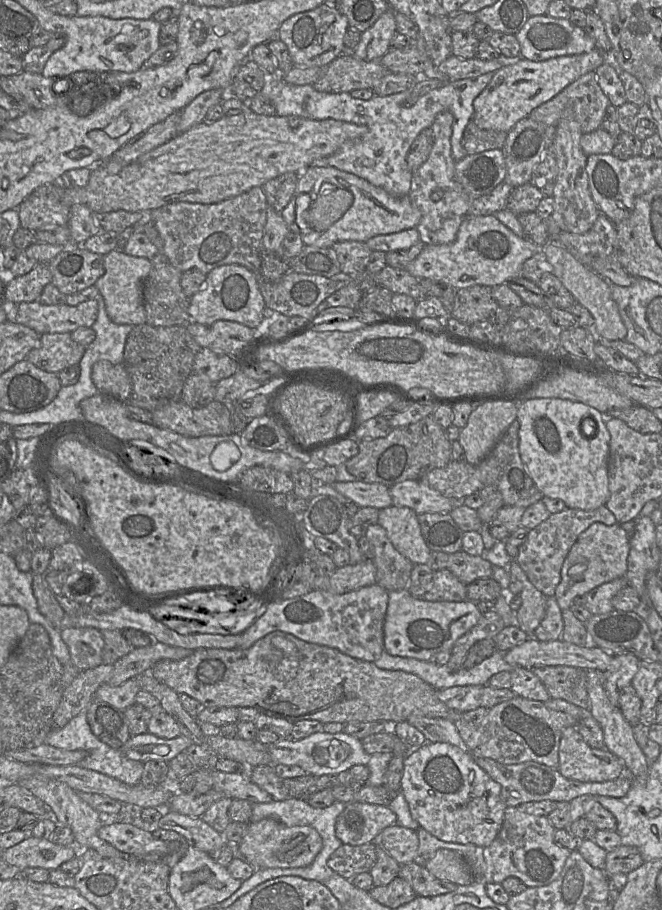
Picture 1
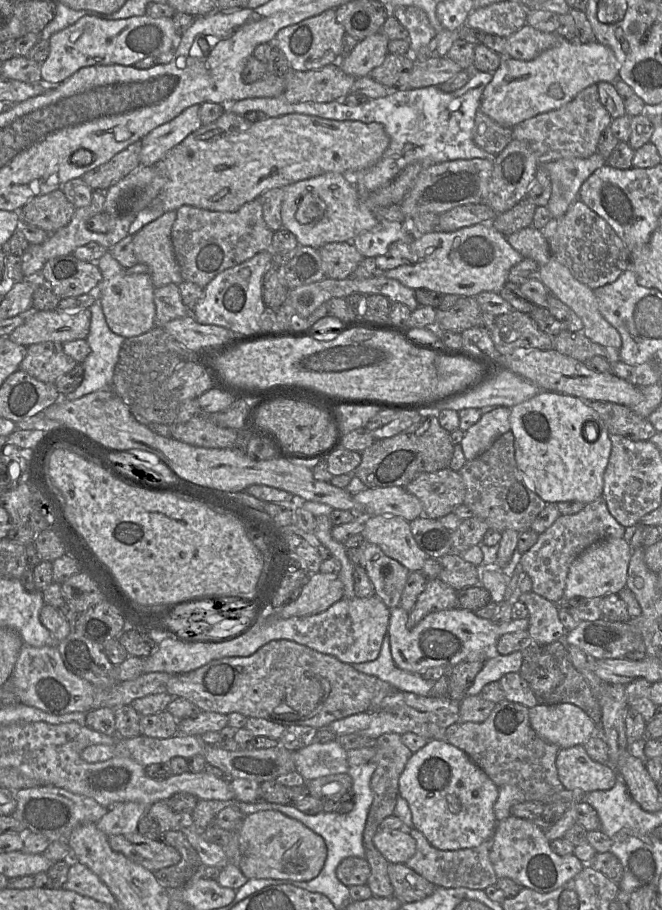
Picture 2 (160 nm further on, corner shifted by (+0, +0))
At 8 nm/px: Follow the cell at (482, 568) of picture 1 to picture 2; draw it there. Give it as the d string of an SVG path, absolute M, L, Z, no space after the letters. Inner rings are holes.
M449 553L438 559L439 578L456 591L479 583L477 566L465 561L461 554Z

